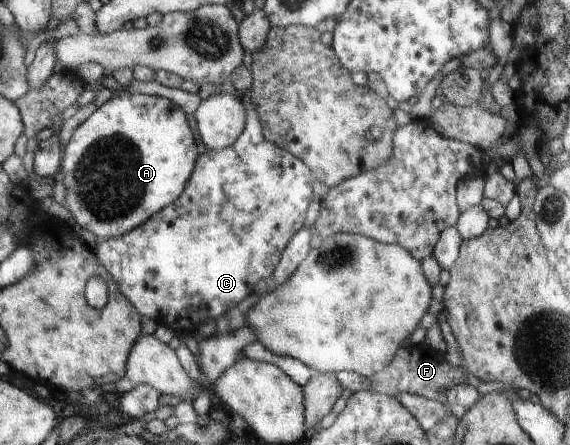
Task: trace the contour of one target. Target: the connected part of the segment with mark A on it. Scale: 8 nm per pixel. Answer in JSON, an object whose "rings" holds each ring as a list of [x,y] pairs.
{"rings":[[[121,91],[117,96],[112,96],[107,102],[101,105],[73,132],[68,144],[65,146],[64,164],[61,165],[61,176],[65,185],[65,198],[67,200],[64,205],[75,218],[77,224],[85,230],[89,230],[91,234],[95,234],[98,241],[107,240],[107,238],[117,238],[137,229],[146,220],[149,220],[155,212],[163,210],[167,204],[175,202],[179,195],[183,193],[183,188],[187,188],[188,182],[192,178],[193,169],[196,168],[195,158],[197,158],[197,148],[193,142],[193,134],[189,130],[189,124],[185,120],[183,110],[179,105],[173,104],[171,100],[165,100],[165,97],[157,95],[142,95],[141,93],[132,94],[129,91]]]}

